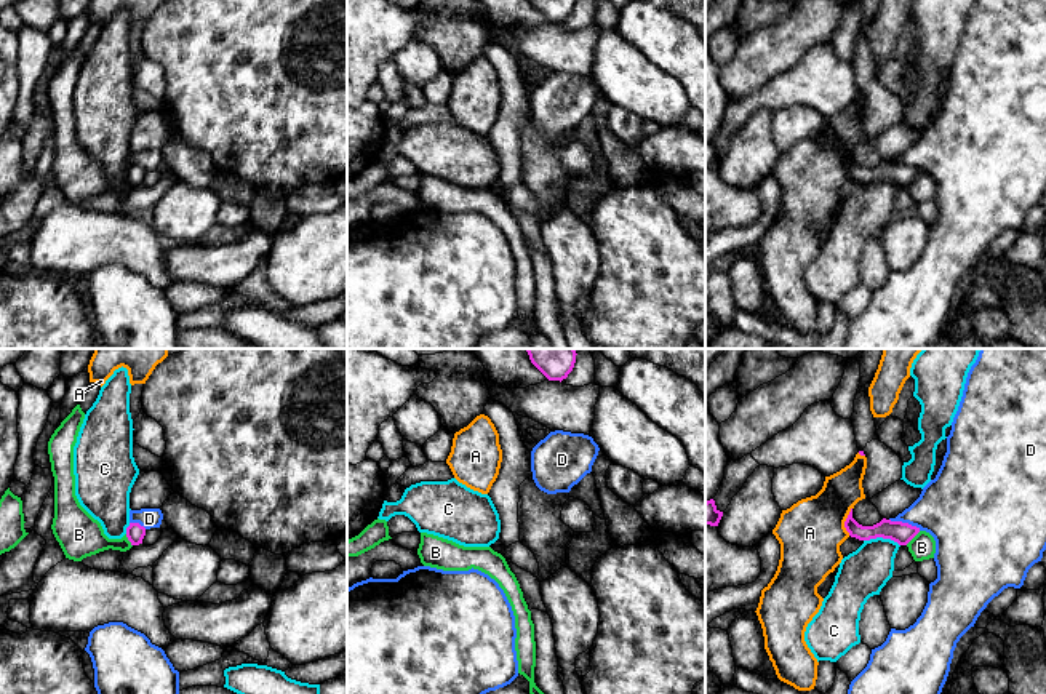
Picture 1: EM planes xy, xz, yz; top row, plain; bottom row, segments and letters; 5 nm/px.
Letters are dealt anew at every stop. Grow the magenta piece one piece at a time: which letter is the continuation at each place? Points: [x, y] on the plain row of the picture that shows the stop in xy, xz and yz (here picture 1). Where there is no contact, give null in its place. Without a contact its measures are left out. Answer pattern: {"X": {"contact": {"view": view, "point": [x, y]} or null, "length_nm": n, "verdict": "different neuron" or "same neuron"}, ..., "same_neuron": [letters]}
{"A": {"contact": {"view": "yz", "point": [845, 163]}, "length_nm": 140, "verdict": "different neuron"}, "B": {"contact": {"view": "yz", "point": [912, 179]}, "length_nm": 100, "verdict": "different neuron"}, "C": {"contact": {"view": "yz", "point": [882, 178]}, "length_nm": 190, "verdict": "different neuron"}, "D": {"contact": {"view": "yz", "point": [906, 165]}, "length_nm": 170, "verdict": "different neuron"}, "same_neuron": []}

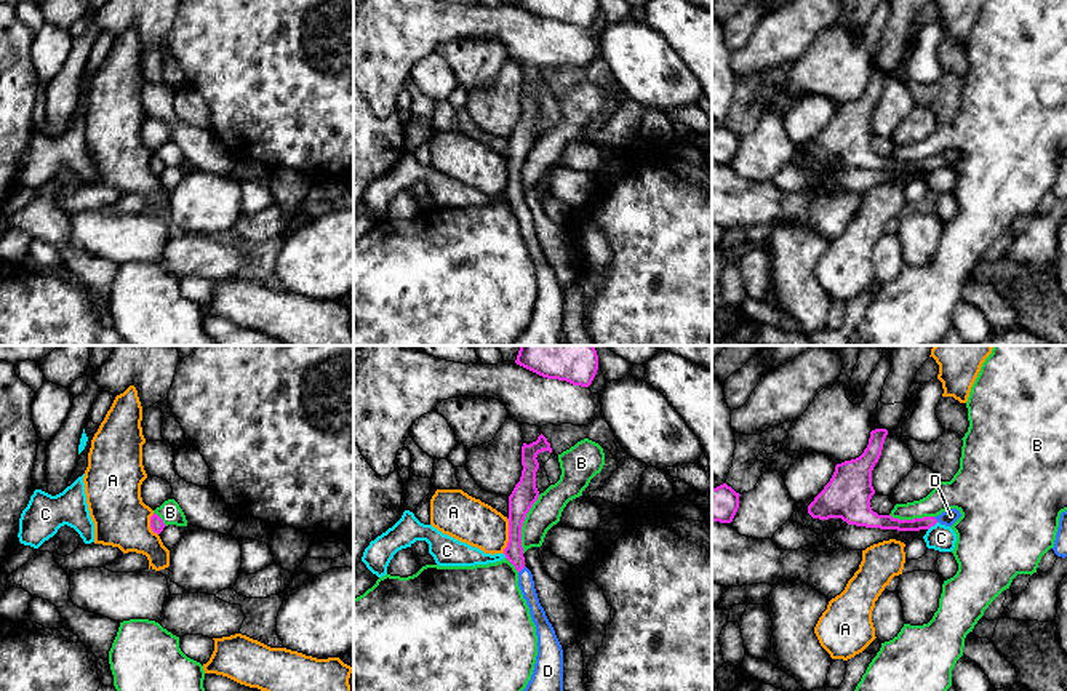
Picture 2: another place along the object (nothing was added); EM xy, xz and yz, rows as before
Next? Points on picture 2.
{"A": {"contact": {"view": "xz", "point": [509, 178]}, "length_nm": 180, "verdict": "different neuron"}, "B": {"contact": {"view": "xz", "point": [522, 165]}, "length_nm": 300, "verdict": "different neuron"}, "C": {"contact": {"view": "yz", "point": [933, 167]}, "length_nm": 70, "verdict": "different neuron"}, "D": {"contact": {"view": "xz", "point": [522, 210]}, "length_nm": 50, "verdict": "same neuron"}, "same_neuron": ["D"]}

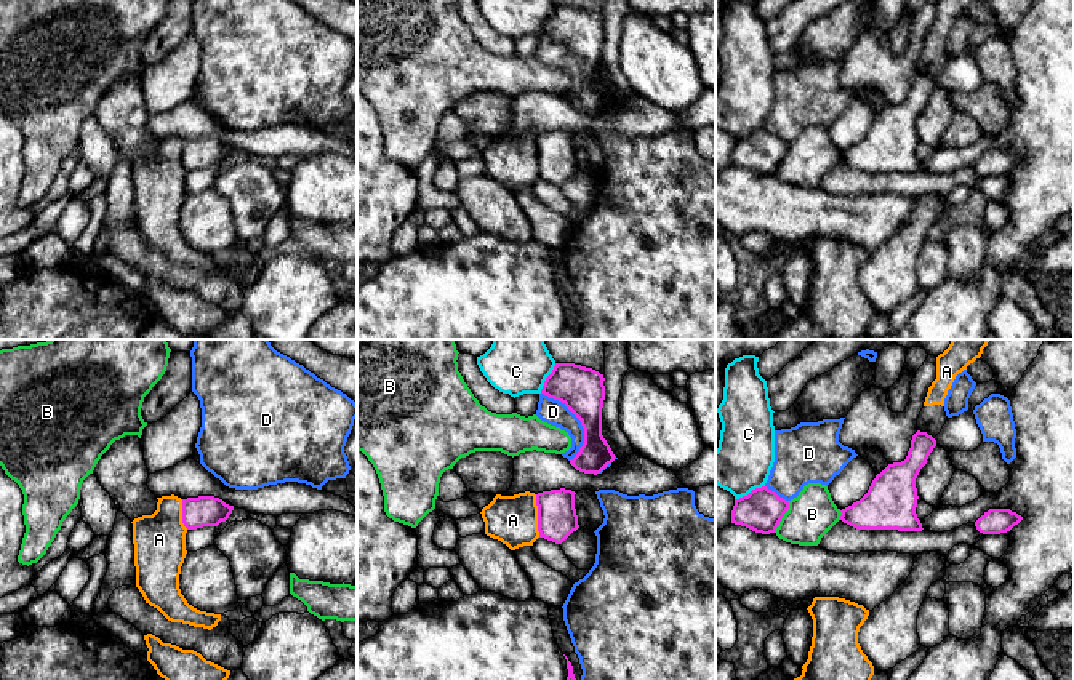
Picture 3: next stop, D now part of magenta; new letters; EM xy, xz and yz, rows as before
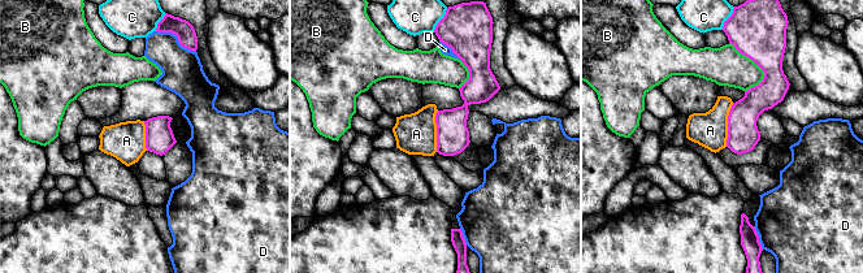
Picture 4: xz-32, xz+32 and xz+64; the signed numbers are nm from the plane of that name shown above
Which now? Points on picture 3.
{"A": {"contact": {"view": "xz", "point": [538, 157]}, "length_nm": 220, "verdict": "different neuron"}, "B": {"contact": {"view": "yz", "point": [783, 157]}, "length_nm": 180, "verdict": "different neuron"}, "C": {"contact": {"view": "xz", "point": [546, 20]}, "length_nm": 170, "verdict": "different neuron"}, "D": {"contact": {"view": "xz", "point": [580, 61]}, "length_nm": 380, "verdict": "different neuron"}, "same_neuron": []}

